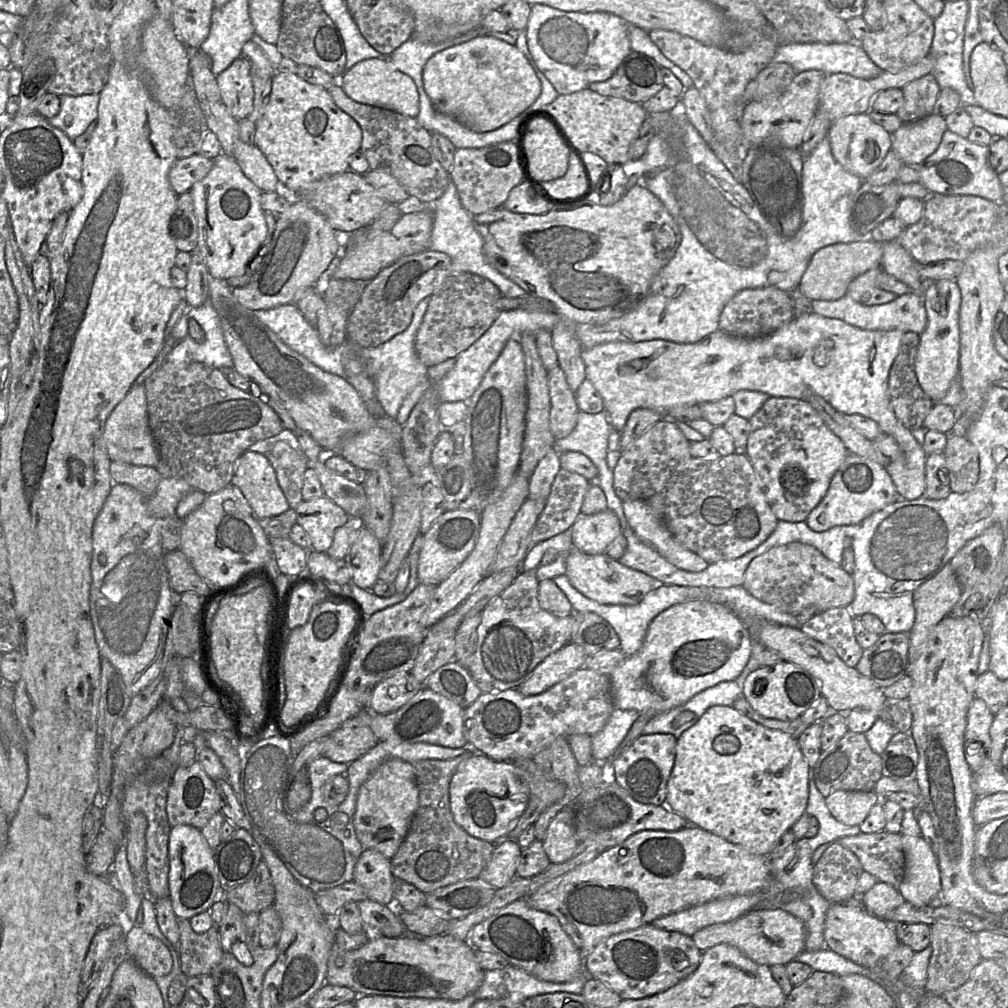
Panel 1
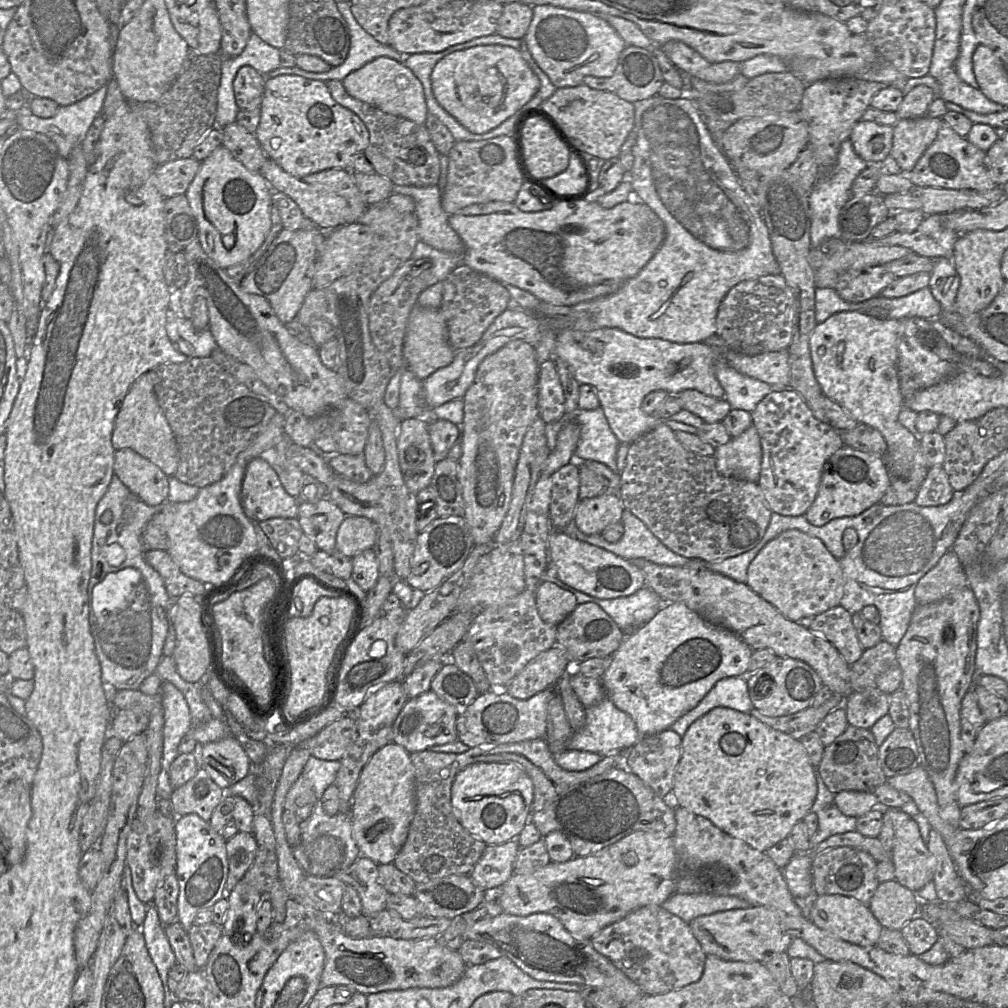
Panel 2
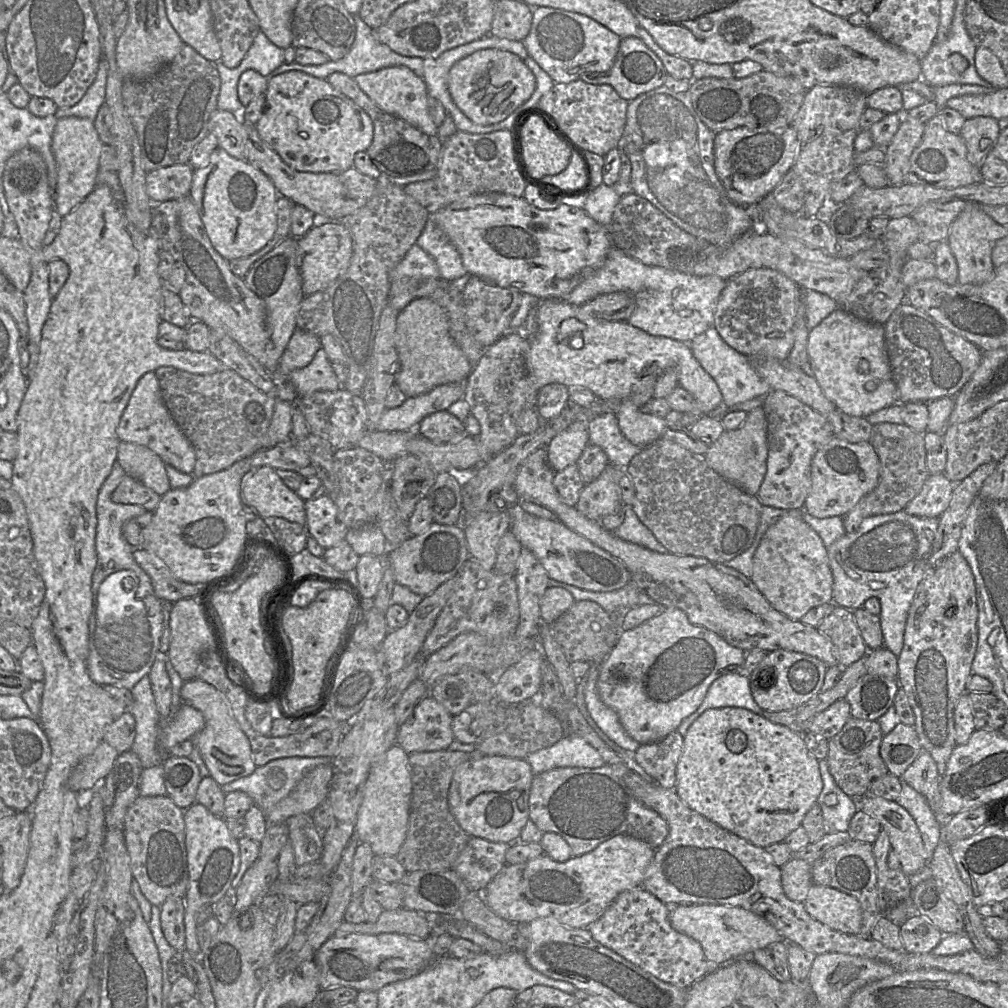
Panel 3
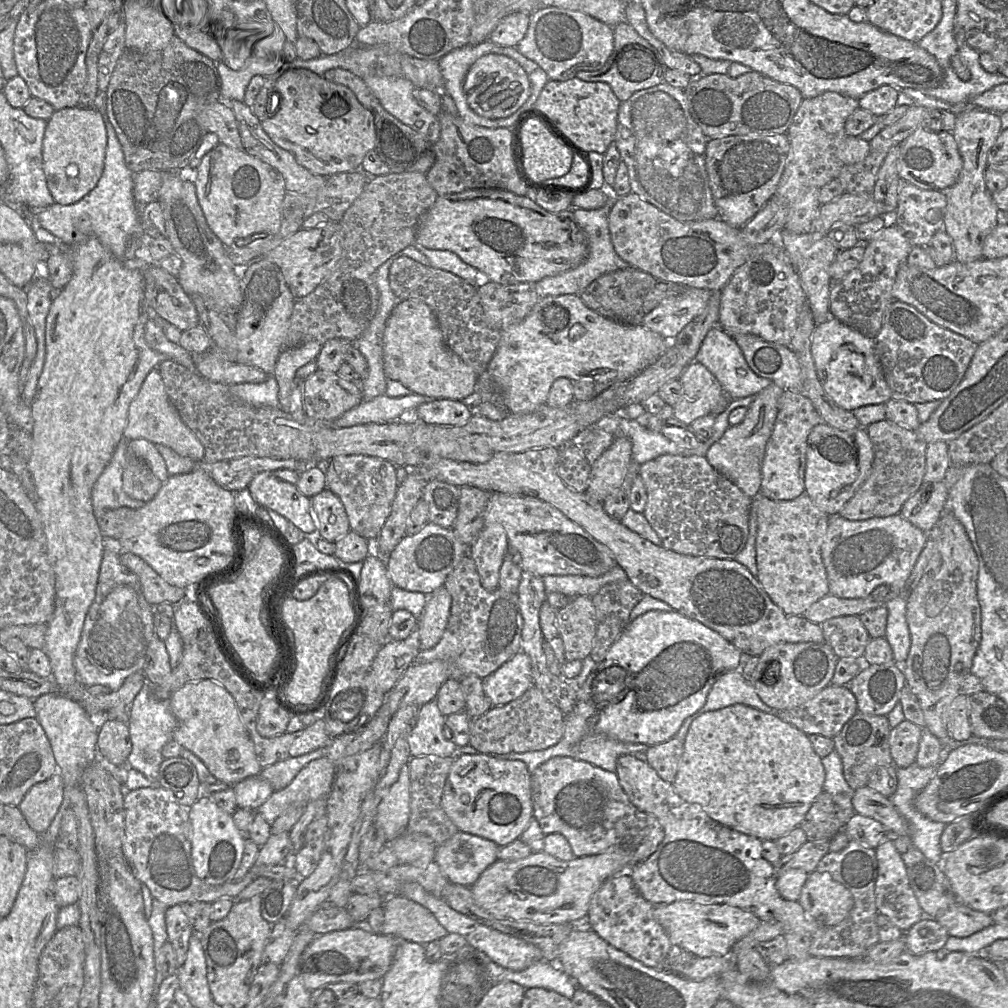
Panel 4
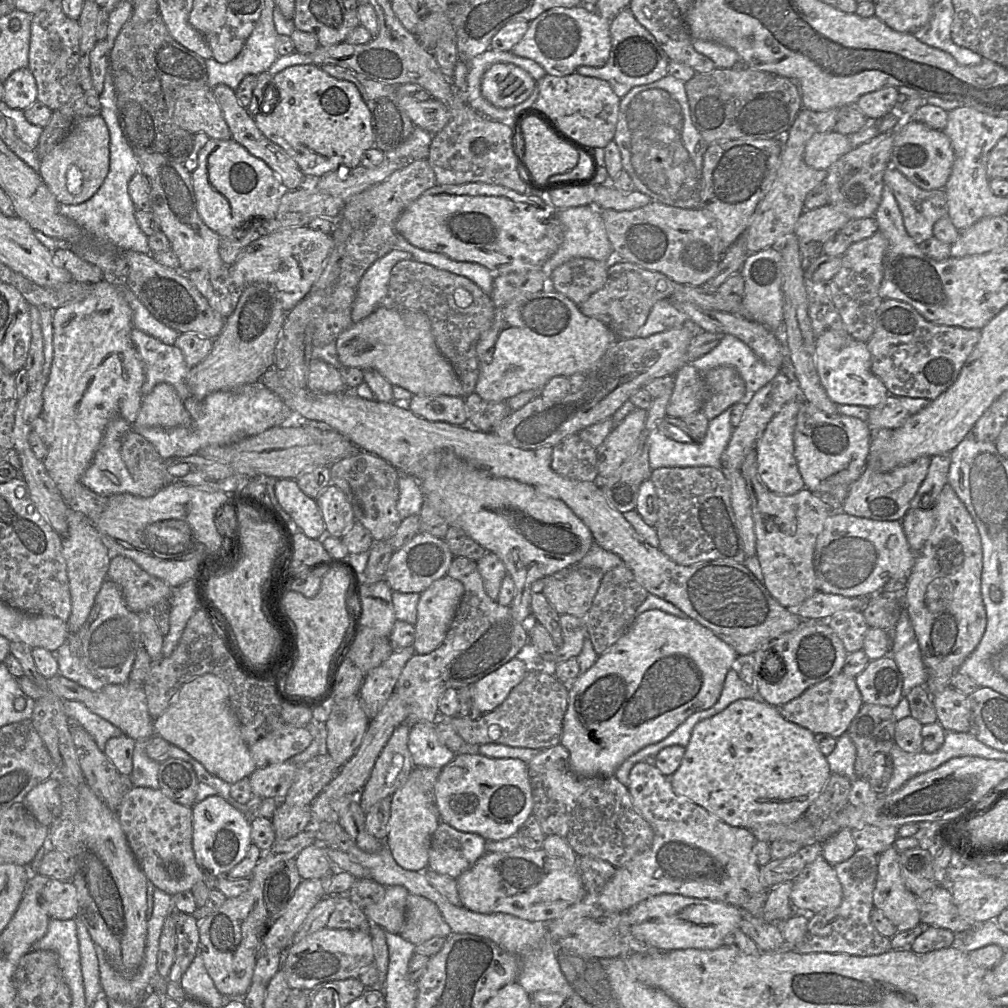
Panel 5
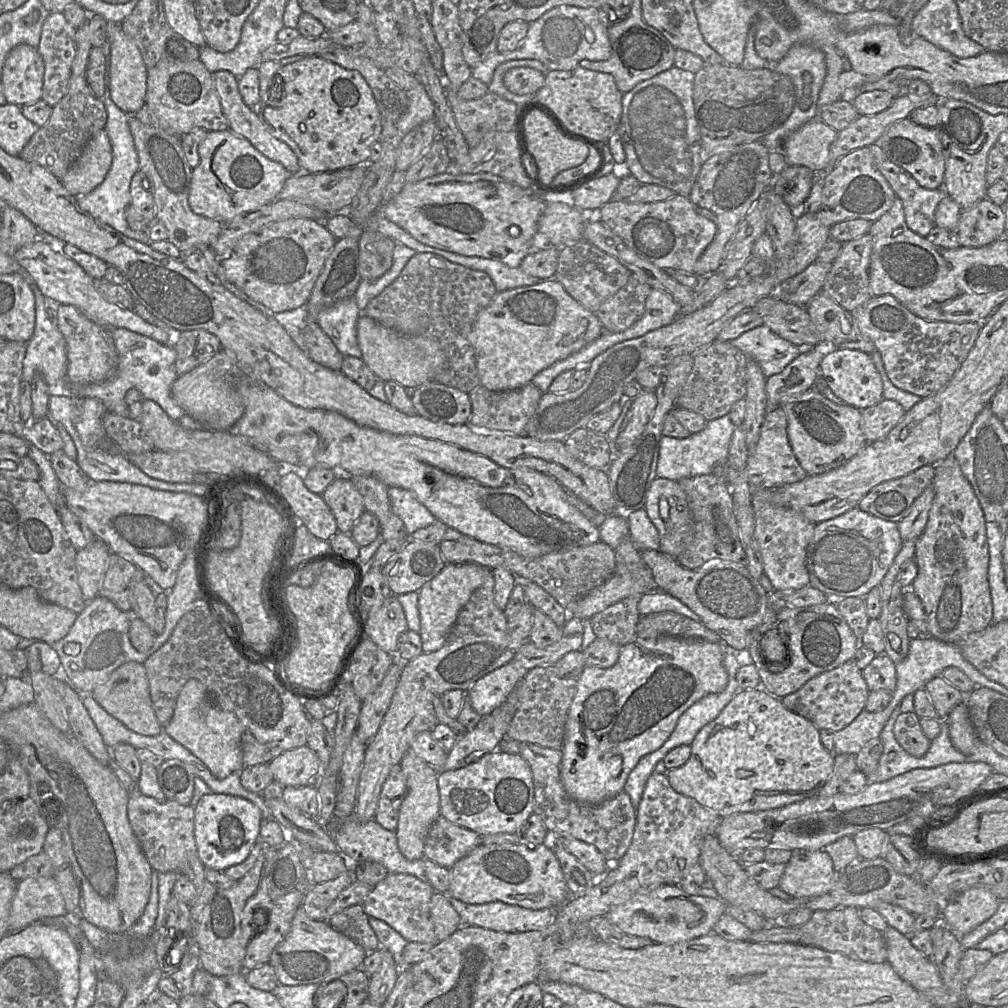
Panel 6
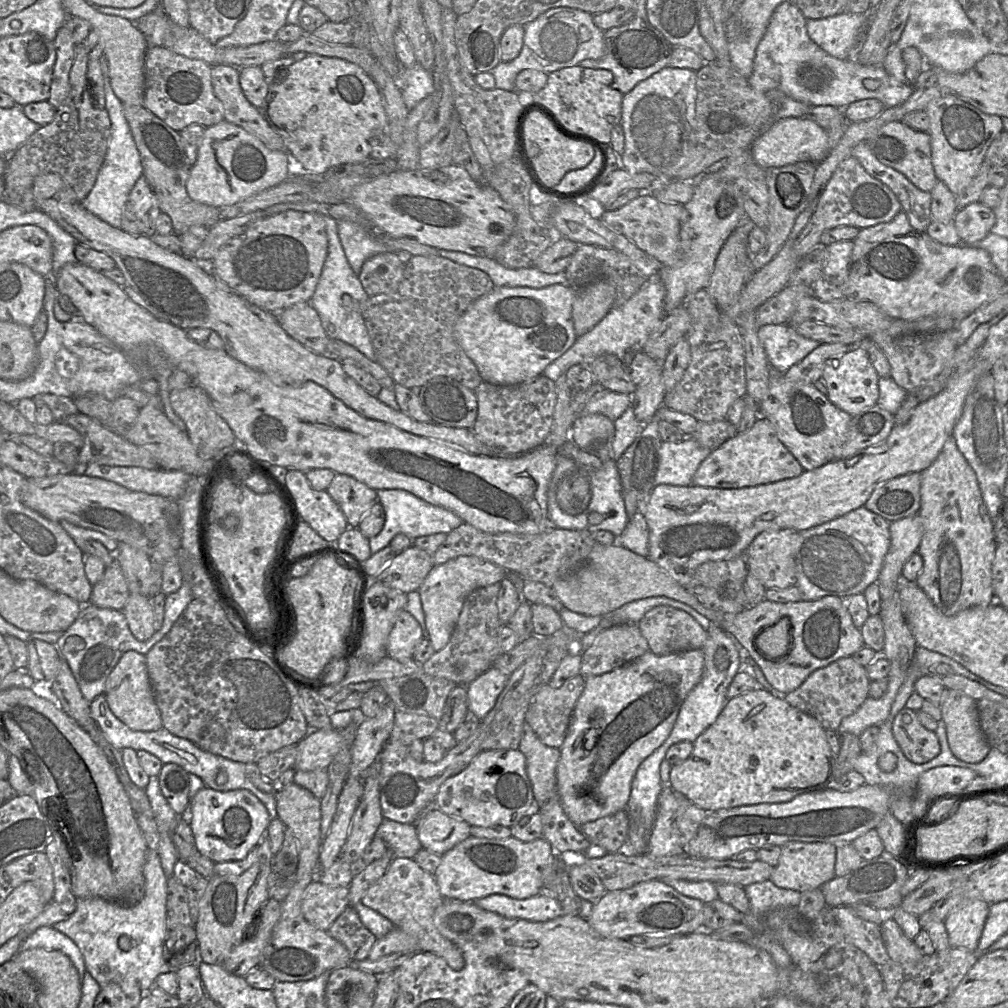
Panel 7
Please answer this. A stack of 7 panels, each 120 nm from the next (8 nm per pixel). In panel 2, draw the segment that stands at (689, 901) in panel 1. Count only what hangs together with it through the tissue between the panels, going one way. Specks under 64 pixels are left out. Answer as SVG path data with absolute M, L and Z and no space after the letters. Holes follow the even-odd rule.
M638 830L588 856L574 856L567 862L549 862L527 874L514 873L495 893L496 909L516 916L548 913L561 921L578 939L592 939L598 932L632 911L649 905L661 906L675 893L674 871L676 852L672 837Z

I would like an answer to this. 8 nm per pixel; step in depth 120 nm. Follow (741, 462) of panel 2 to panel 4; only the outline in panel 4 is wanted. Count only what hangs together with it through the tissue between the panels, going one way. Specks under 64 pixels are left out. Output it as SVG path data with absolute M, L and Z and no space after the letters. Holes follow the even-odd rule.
M773 383L761 391L747 408L744 420L736 426L730 426L705 455L708 463L716 471L729 479L752 500L760 492L766 446L777 418L779 399L784 391Z

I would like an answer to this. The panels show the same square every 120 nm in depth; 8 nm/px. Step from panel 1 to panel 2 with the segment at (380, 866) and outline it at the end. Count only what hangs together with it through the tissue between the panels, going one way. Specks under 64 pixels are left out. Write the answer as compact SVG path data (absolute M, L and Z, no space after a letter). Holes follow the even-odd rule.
M359 856L337 878L357 891L364 915L374 916L386 908L388 892L379 883L378 865L372 859Z

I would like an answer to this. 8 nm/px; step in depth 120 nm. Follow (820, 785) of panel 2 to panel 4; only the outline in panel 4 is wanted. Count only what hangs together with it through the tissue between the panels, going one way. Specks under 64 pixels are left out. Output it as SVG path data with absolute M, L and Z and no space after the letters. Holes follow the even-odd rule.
M833 750L828 756L822 758L822 764L825 770L823 791L831 795L833 801L840 809L842 825L846 825L855 814L852 805L855 791L844 778L842 761L837 751Z

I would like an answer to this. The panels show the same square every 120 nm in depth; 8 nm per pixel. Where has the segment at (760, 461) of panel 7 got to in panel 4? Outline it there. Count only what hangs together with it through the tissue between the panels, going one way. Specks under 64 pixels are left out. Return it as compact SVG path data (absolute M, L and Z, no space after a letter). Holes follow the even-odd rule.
M784 391L762 464L760 493L763 496L774 501L790 501L805 492L807 439L811 430L821 422L822 418L806 396L801 392Z

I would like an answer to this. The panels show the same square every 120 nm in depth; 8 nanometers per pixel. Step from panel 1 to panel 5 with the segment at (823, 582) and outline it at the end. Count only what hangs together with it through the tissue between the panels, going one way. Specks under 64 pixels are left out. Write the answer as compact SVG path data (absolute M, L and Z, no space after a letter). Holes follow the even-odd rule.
M753 448L745 457L741 472L752 506L756 557L762 570L763 584L780 605L796 609L818 591L813 566L816 540L826 520L835 511L829 501L805 487L788 496L770 491L759 479L756 457L756 448Z

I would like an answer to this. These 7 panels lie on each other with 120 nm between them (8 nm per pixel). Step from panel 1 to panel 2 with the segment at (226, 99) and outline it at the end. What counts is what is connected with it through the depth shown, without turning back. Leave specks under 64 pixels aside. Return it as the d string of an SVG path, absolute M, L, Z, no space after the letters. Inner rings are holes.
M242 66L233 80L235 102L240 110L251 110L260 106L266 75L250 66Z

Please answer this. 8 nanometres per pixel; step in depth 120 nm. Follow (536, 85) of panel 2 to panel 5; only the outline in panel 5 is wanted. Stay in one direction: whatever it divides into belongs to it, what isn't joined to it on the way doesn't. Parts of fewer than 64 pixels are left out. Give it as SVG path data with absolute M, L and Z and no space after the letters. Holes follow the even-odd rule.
M495 63L483 75L481 94L499 108L512 108L524 102L537 81L521 67L510 63Z

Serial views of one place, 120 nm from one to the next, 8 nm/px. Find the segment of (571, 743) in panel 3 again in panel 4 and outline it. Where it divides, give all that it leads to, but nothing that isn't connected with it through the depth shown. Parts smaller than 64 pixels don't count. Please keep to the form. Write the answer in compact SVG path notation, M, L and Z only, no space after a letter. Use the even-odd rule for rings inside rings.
M590 733L576 744L570 744L562 738L557 744L543 750L496 756L502 759L522 761L527 765L530 773L542 763L556 756L571 757L589 762L604 770L615 772L619 756L633 755L637 752L645 753L650 746L653 746L642 743L639 743L639 746L626 746L605 736L603 734Z

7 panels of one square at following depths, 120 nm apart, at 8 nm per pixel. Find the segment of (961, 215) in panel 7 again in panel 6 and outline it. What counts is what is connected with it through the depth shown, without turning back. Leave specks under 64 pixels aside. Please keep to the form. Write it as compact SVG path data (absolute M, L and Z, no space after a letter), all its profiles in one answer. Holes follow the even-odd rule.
M983 199L962 210L957 226L960 246L979 248L1006 236L1006 217L1002 206Z

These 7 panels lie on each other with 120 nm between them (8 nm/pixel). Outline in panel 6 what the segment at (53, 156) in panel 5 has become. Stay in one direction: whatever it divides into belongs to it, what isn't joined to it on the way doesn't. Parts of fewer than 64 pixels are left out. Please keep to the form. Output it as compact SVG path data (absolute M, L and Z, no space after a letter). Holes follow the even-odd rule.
M102 129L88 141L61 182L74 197L89 194L105 180L112 160L110 139Z

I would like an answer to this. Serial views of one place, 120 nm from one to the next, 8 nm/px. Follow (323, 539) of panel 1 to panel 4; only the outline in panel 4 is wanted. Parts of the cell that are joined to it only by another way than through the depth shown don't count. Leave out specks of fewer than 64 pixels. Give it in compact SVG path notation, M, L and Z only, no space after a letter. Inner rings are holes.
M325 488L310 499L317 523L316 536L329 542L336 542L350 531L345 507L336 494Z

